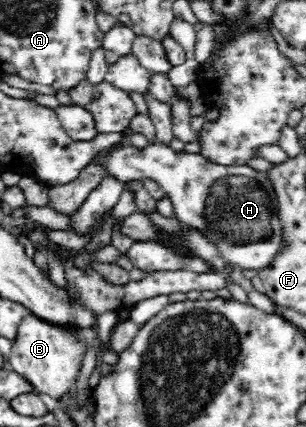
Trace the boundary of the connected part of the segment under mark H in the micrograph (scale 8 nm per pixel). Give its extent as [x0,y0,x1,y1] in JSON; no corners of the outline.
[95,142,285,271]

